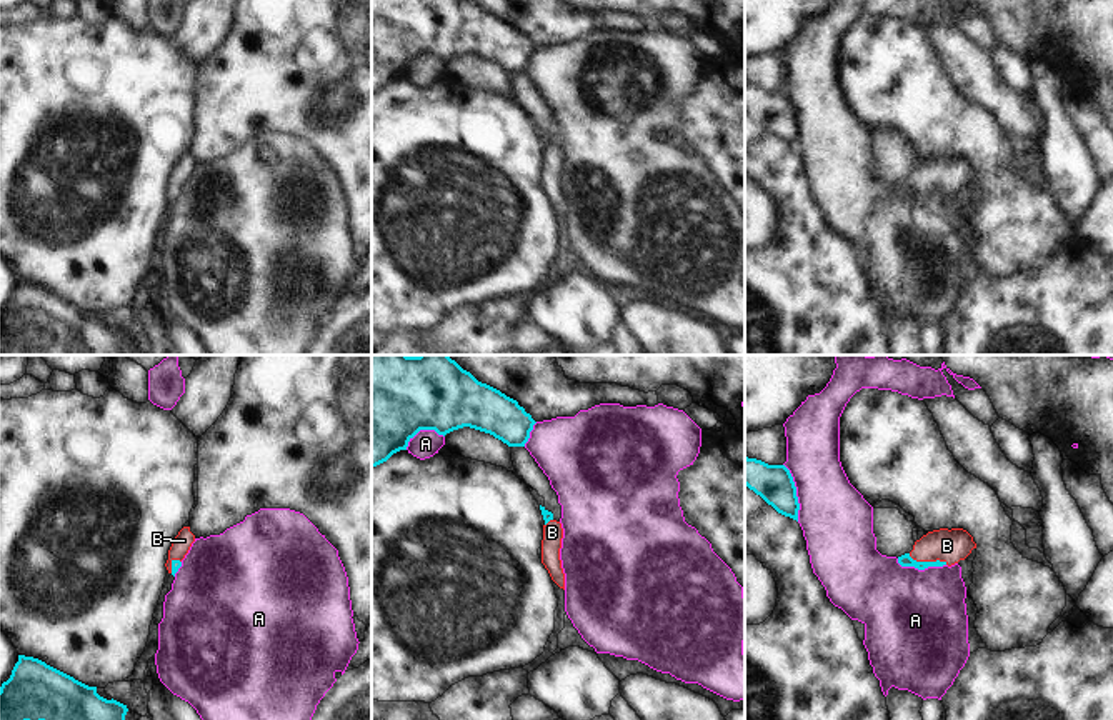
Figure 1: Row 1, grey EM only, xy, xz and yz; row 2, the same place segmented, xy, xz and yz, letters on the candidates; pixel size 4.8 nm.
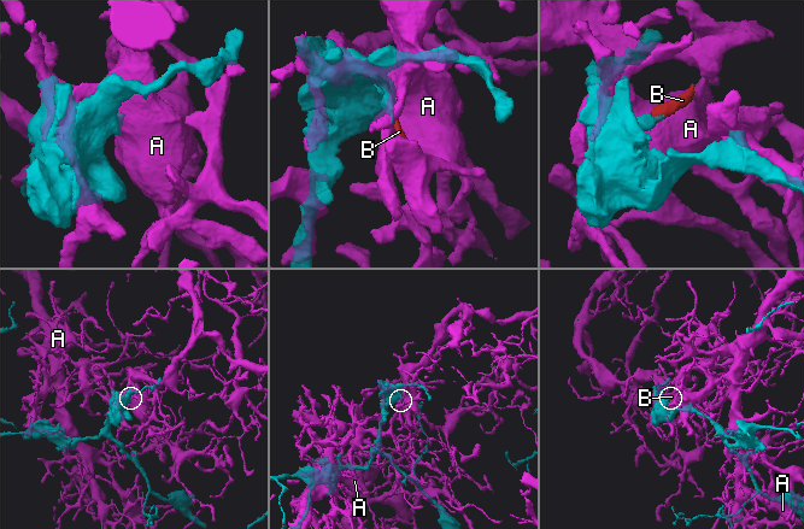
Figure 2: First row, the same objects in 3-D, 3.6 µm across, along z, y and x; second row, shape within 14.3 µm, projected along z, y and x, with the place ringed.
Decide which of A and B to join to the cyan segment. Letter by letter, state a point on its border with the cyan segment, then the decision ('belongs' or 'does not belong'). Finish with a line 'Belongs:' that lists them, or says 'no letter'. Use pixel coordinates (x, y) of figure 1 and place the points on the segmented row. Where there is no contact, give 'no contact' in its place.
A: contact yz (795, 492); does not belong
B: contact yz (928, 562); belongs
Belongs: B

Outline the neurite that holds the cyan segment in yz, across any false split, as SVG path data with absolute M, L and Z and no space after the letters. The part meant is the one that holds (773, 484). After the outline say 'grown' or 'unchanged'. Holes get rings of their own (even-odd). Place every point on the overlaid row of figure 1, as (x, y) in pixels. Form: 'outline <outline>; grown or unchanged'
outline M745 458L745 485L760 495L778 513L798 522L798 497L790 470L785 465L768 465Z; unchanged

